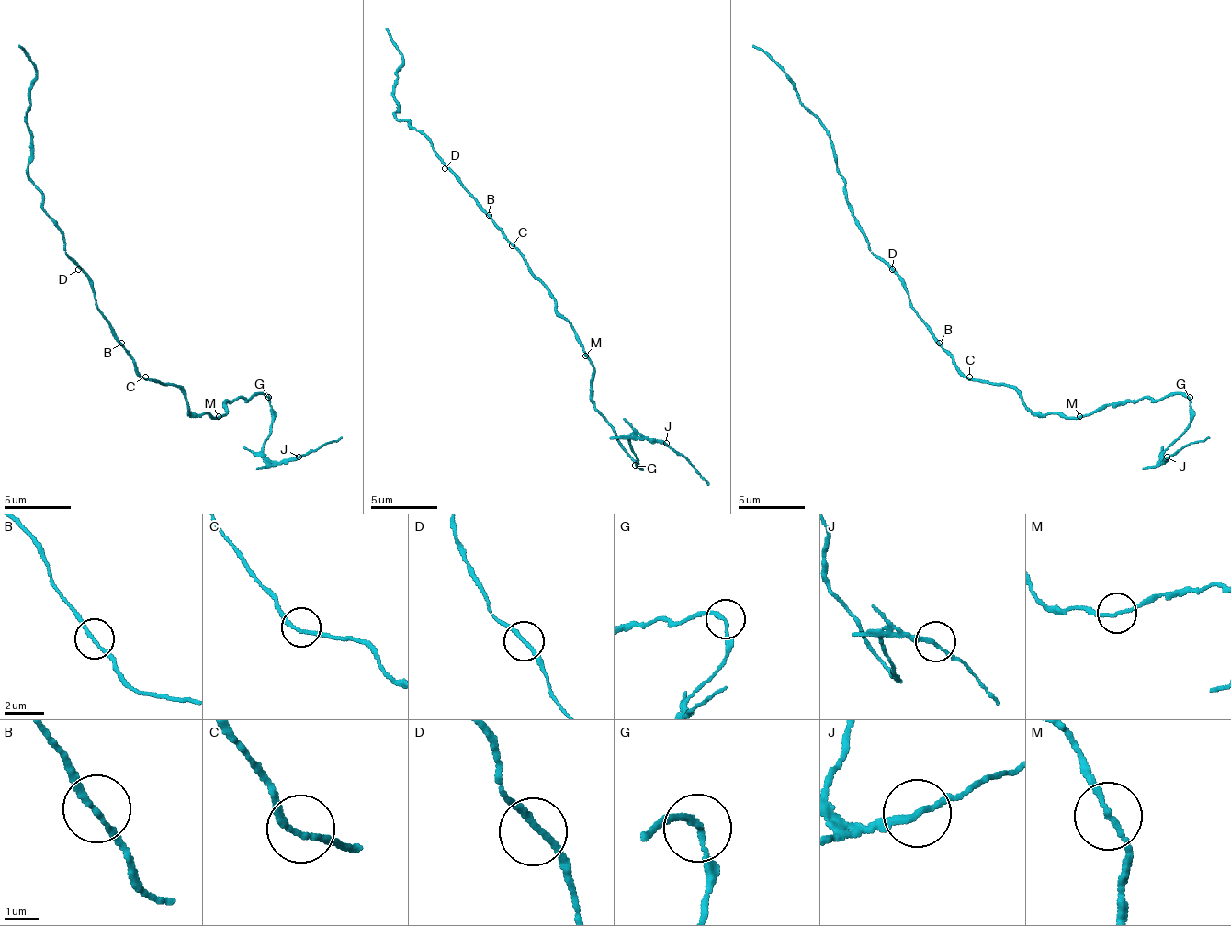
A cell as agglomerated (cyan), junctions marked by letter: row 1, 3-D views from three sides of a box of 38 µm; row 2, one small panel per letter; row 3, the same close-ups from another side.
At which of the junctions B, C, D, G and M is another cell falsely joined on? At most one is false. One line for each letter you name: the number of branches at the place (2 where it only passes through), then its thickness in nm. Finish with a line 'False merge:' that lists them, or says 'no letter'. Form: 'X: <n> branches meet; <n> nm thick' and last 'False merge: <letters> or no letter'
G: 2 branches meet; 140 nm thick
False merge: G

